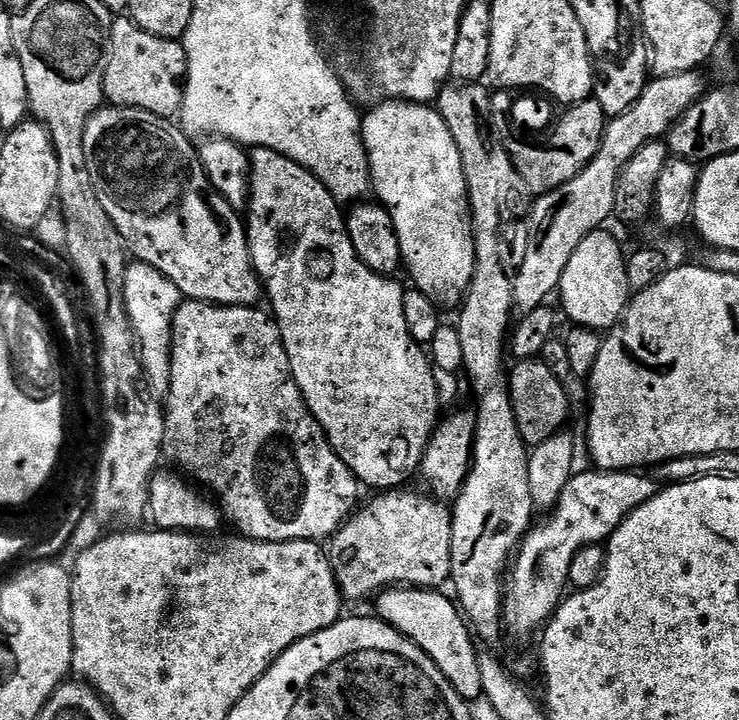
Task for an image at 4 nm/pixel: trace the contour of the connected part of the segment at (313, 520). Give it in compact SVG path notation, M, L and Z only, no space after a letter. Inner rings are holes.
M185 299L183 303L181 303L180 309L174 314L174 322L172 323L172 361L170 362L170 378L168 379L166 385L166 391L168 391L168 404L166 400L166 411L164 414L164 446L162 452L167 459L169 456L169 458L177 464L177 466L175 465L177 469L185 468L185 470L180 470L187 473L187 475L191 477L197 485L205 484L205 486L209 488L207 491L218 501L218 508L222 513L223 519L227 521L227 523L229 520L229 522L236 527L233 529L235 529L239 535L246 536L250 540L265 540L266 542L286 542L287 540L315 540L317 542L324 542L334 535L337 530L343 526L345 520L352 515L358 504L356 499L359 498L360 492L362 493L362 485L360 481L357 480L355 474L344 465L342 458L338 458L338 454L330 446L328 439L324 437L322 426L316 421L314 414L310 414L310 410L306 406L306 402L298 390L298 382L294 382L294 378L292 377L292 371L290 370L290 358L286 354L284 339L280 337L280 327L277 326L275 319L273 319L273 317L269 315L265 309L264 313L262 309L263 307L260 306L249 306L246 304L243 304L242 306L234 306L233 304L208 304L204 300Z

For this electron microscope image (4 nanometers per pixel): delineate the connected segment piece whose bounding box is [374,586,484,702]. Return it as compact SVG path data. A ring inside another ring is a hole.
M385 588L375 597L375 615L407 640L413 640L436 663L438 670L446 674L456 693L465 702L479 701L484 691L482 674L478 671L477 641L459 607L449 597L448 601L444 594L443 591L430 588Z

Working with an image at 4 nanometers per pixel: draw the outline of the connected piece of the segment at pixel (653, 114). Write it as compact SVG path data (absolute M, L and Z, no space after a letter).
M695 71L649 79L638 102L634 102L634 106L630 106L622 114L611 117L605 123L600 149L598 154L594 154L591 162L570 182L558 186L553 192L545 192L535 197L526 217L528 245L525 246L524 257L520 260L520 273L515 273L512 281L513 305L517 313L525 314L543 305L548 300L547 296L551 292L553 295L559 289L562 270L566 270L566 262L570 262L570 254L578 250L578 242L582 242L582 238L586 238L591 232L601 231L607 225L604 223L608 219L610 221L613 219L616 210L616 179L622 174L626 162L630 162L630 158L634 158L634 154L642 150L642 146L646 146L648 141L667 137L668 131L676 125L678 118L705 94L706 85L704 86L700 81L700 75L699 71Z

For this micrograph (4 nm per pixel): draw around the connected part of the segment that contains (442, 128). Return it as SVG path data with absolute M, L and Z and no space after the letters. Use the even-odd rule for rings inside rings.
M385 100L369 107L362 116L362 138L370 162L371 191L390 214L398 234L403 267L412 275L411 283L441 309L455 309L468 293L476 265L472 237L472 214L468 210L468 187L462 170L462 154L454 146L454 134L435 107L411 104L408 100Z

